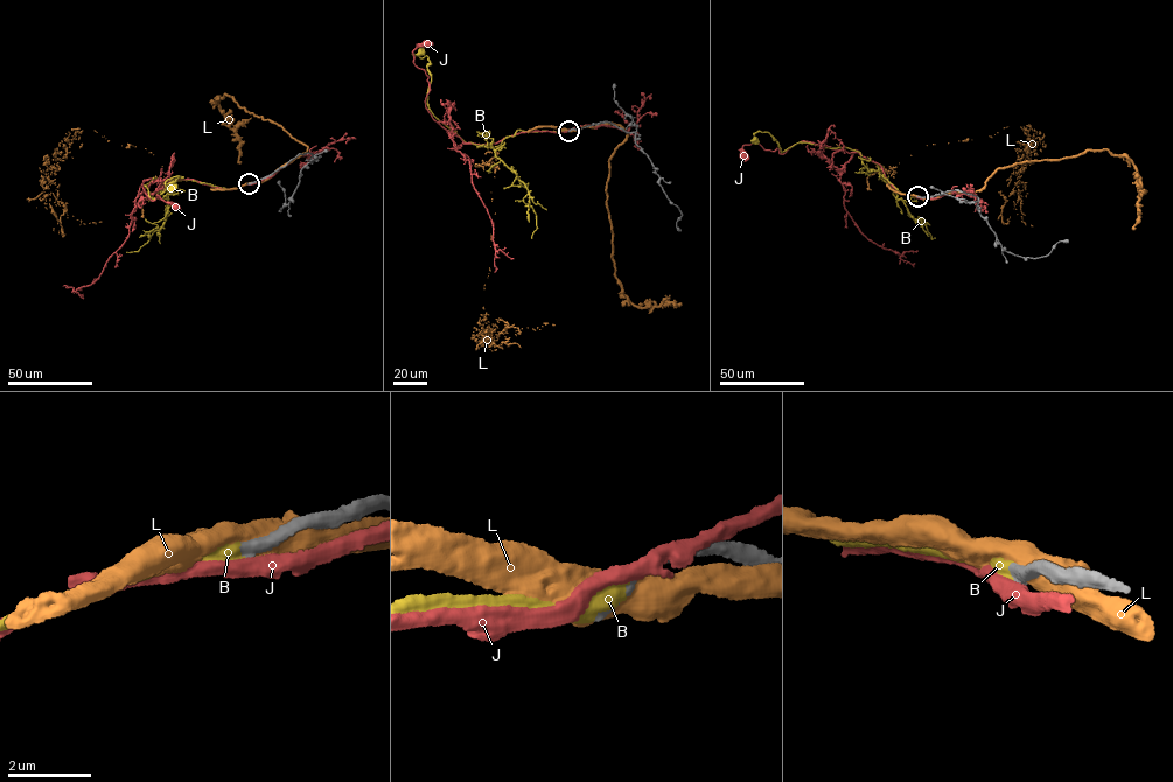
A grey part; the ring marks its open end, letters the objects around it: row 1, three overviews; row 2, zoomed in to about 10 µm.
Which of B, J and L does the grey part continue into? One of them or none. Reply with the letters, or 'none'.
B

